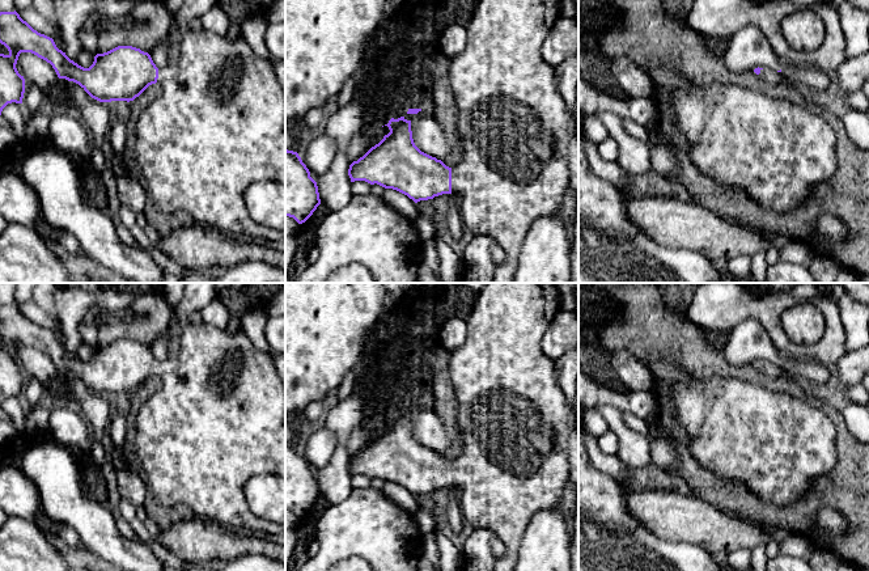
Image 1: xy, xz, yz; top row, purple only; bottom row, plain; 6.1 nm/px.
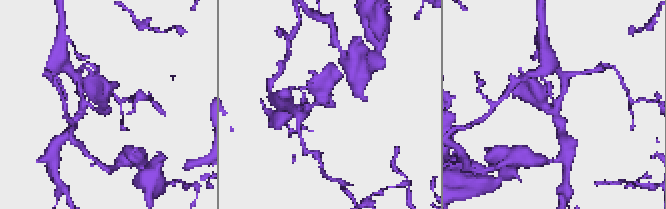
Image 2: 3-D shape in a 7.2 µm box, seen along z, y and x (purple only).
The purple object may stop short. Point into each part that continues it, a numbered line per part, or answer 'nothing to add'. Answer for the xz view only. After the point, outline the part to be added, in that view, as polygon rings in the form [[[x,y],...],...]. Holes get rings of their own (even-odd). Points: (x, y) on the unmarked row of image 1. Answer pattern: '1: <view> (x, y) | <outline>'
1: xz (514, 421) | [[[489,283],[476,292],[472,309],[466,318],[466,342],[450,355],[449,372],[458,399],[457,433],[462,437],[462,453],[452,462],[452,488],[459,496],[463,520],[474,529],[486,529],[496,534],[505,545],[506,554],[495,561],[493,571],[514,571],[522,536],[530,520],[537,512],[560,507],[564,487],[569,482],[568,439],[572,410],[559,385],[555,361],[542,351],[542,338],[559,312],[560,296],[556,283]]]

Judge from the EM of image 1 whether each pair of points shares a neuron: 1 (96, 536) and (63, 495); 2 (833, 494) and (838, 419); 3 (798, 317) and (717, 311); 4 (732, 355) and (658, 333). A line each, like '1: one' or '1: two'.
1: one
2: one
3: two
4: two

